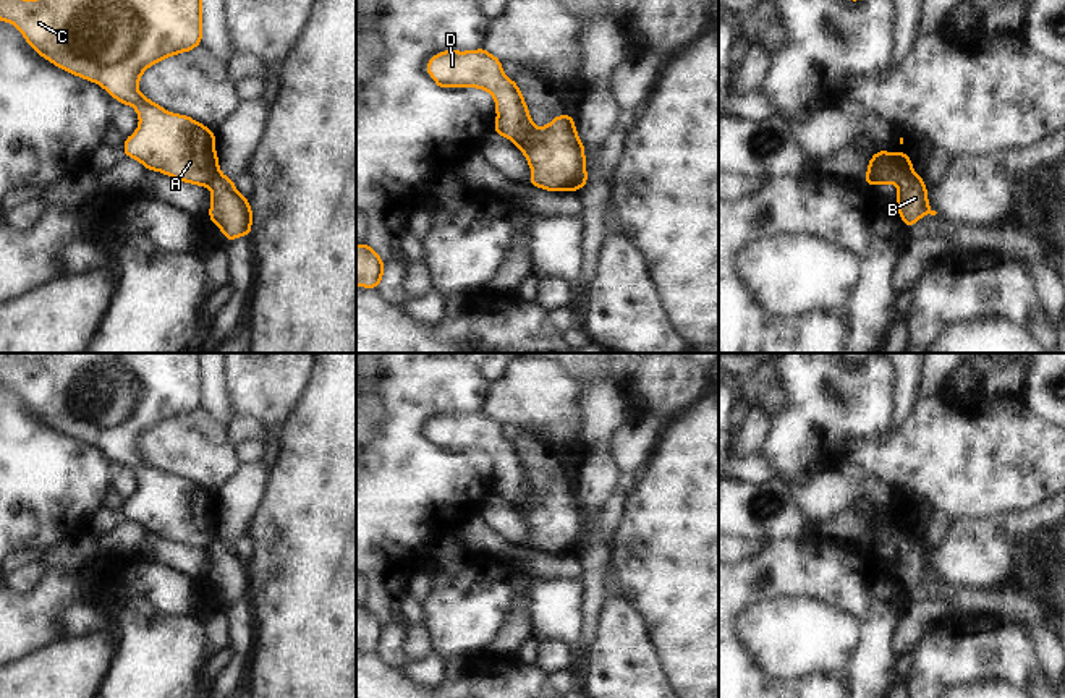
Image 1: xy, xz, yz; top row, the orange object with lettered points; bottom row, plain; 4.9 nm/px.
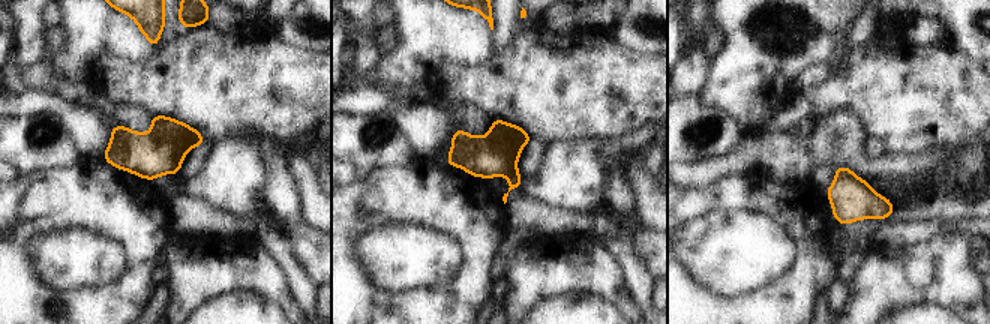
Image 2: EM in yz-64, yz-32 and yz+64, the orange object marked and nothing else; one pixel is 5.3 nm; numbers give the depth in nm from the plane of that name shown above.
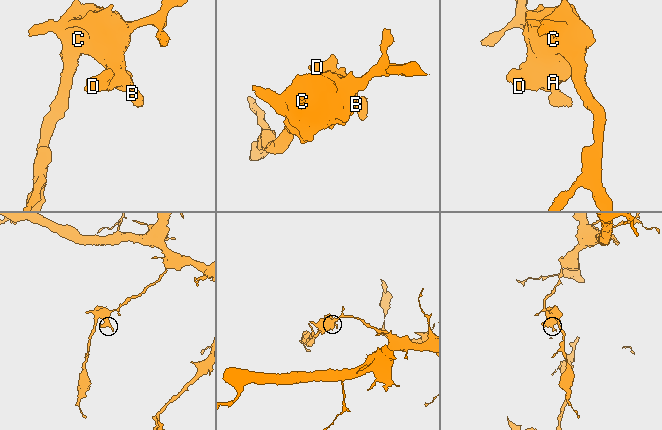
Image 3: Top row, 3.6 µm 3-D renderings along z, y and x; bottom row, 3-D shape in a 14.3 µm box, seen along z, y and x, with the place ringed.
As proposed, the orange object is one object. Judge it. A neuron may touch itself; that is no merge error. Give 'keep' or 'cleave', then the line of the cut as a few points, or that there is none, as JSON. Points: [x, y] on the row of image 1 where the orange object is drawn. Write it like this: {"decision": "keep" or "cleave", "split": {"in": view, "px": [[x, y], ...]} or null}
{"decision": "cleave", "split": {"in": "yz", "px": [[913, 172], [897, 183]]}}

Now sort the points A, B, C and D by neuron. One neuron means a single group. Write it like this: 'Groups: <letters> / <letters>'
Groups: A C D / B

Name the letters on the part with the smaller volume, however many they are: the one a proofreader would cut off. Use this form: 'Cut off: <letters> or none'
Cut off: B

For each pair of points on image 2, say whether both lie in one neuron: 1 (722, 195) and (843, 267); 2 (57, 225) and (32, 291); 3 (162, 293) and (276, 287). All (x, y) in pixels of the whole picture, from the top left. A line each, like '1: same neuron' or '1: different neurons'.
1: different neurons
2: same neuron
3: different neurons

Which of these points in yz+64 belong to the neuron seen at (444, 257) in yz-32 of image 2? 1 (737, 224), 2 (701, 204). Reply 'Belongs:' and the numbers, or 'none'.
Belongs: 1

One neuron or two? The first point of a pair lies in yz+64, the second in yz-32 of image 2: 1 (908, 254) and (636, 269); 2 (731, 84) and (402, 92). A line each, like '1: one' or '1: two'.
1: two
2: two

